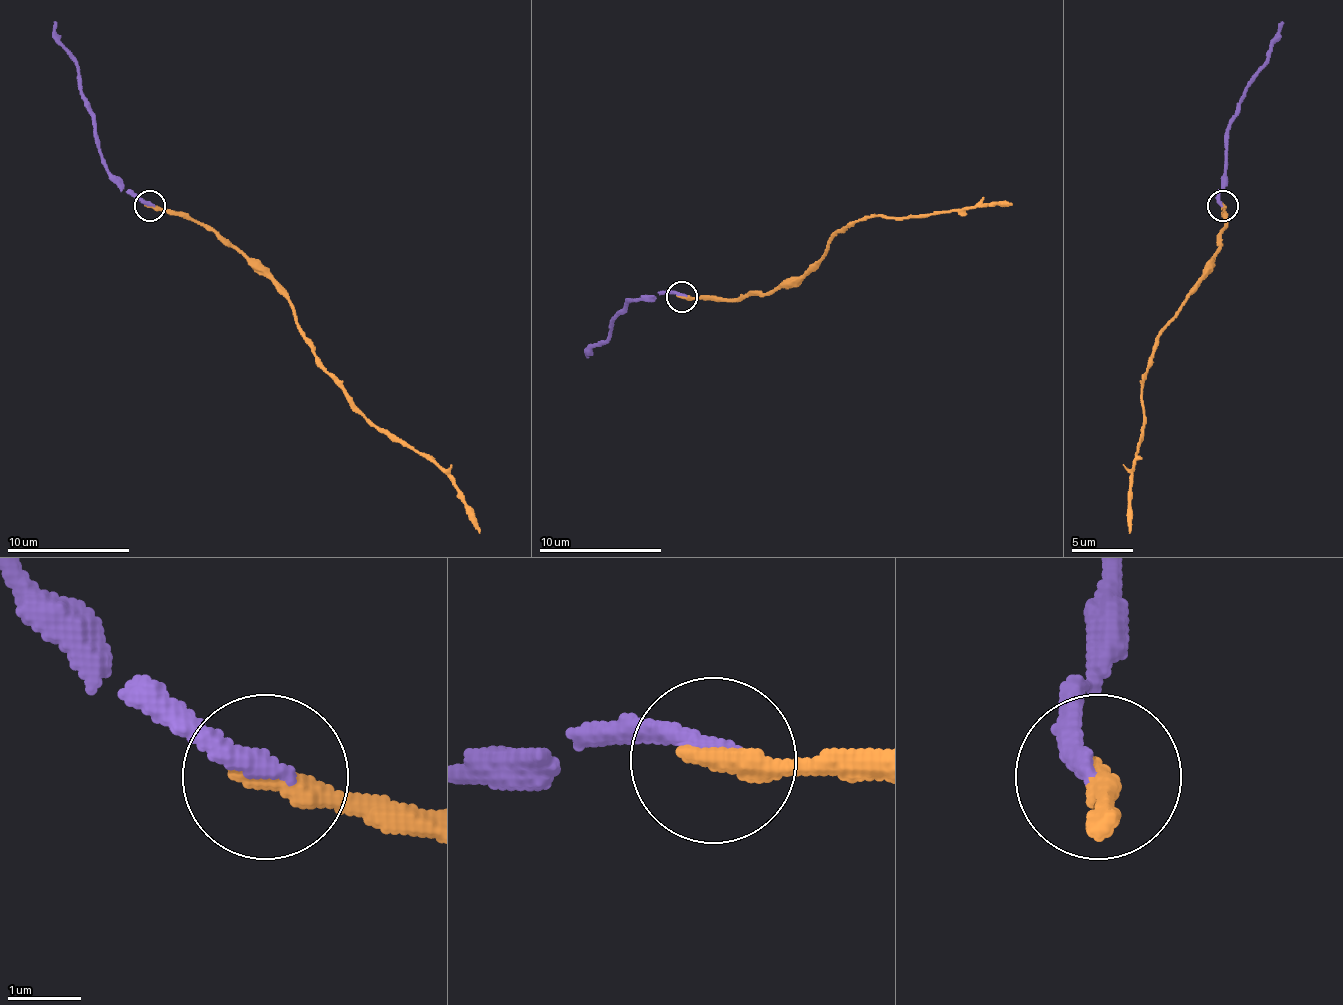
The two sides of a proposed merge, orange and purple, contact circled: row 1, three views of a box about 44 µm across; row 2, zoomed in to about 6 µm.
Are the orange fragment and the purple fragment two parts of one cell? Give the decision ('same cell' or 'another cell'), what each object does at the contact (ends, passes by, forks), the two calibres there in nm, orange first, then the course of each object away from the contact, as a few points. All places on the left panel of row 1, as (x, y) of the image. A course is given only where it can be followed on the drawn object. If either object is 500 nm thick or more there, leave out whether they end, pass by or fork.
same cell; orange ends there; purple ends there; 380 nm thick on the orange side, 280 nm on the other; orange runs (151, 206), (187, 212), (258, 268), (288, 301), (334, 384), (377, 427), (423, 451), (448, 476), (479, 534); purple runs (151, 206), (126, 191), (108, 169), (98, 148), (95, 120), (80, 93), (80, 68), (52, 22)

